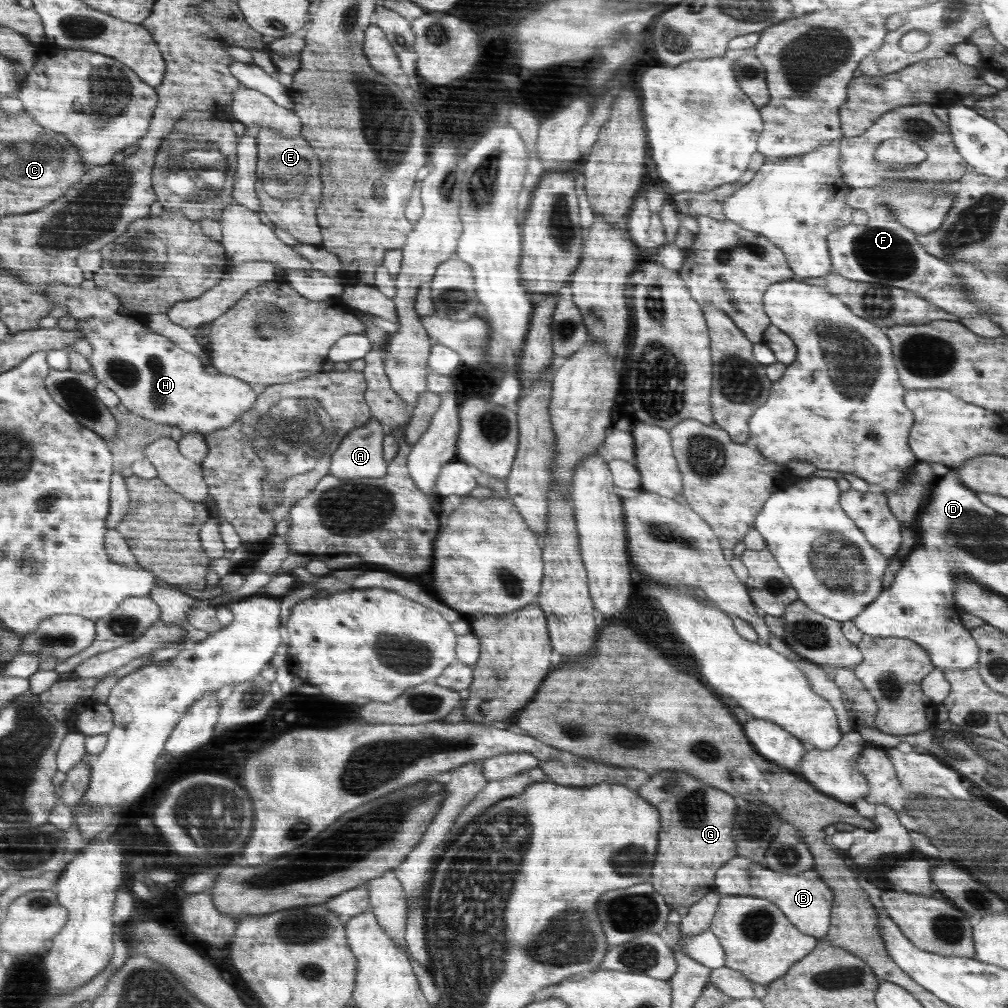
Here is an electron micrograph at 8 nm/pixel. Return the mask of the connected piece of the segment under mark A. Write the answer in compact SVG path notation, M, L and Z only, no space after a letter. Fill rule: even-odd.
M371 418L362 427L350 430L333 455L330 475L340 479L382 478L386 475L386 459L382 458L382 426L378 420Z

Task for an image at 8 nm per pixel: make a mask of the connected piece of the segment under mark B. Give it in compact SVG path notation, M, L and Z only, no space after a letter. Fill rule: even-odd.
M737 855L716 871L713 889L722 896L748 895L768 899L800 932L818 939L822 938L830 928L834 895L830 892L830 888L822 882L817 872L812 868L796 876L788 876L775 870L768 870L764 868L764 864L762 866L760 864L762 863L752 862L752 859Z

